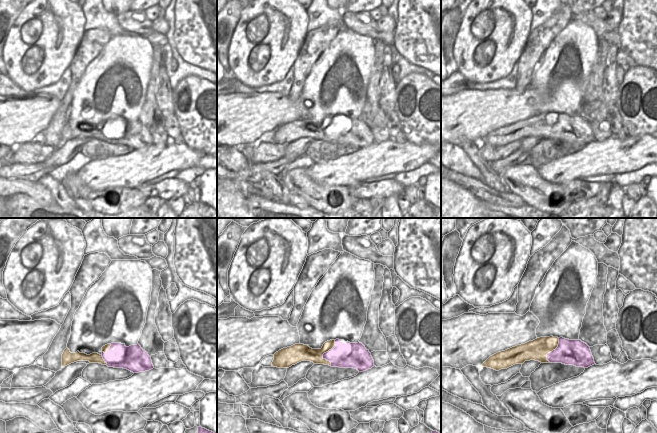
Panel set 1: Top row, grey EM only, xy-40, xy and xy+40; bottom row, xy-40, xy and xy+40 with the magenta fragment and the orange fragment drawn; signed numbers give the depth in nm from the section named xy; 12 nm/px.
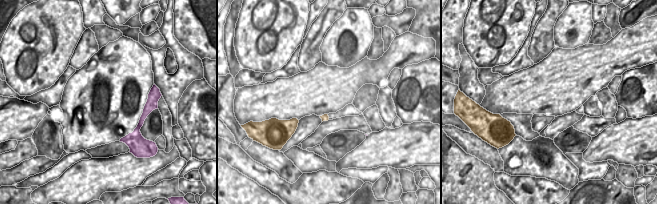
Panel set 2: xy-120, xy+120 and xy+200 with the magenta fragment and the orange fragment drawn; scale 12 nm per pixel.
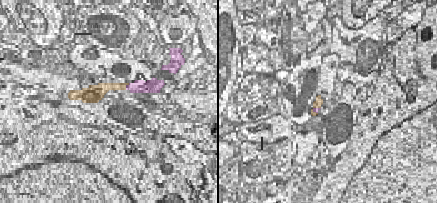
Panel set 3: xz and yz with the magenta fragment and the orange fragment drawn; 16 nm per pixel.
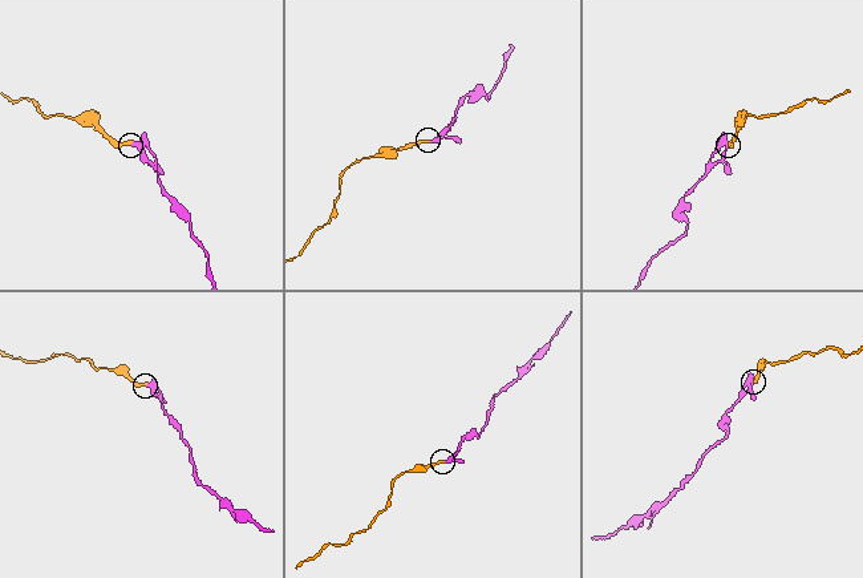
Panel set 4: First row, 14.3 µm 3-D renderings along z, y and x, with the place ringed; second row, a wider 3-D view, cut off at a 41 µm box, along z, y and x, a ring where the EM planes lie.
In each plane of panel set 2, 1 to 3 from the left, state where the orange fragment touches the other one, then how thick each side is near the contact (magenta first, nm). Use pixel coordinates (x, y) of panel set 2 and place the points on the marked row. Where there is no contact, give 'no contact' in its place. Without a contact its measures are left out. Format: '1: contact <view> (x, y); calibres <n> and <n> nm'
1: no contact
2: no contact
3: no contact

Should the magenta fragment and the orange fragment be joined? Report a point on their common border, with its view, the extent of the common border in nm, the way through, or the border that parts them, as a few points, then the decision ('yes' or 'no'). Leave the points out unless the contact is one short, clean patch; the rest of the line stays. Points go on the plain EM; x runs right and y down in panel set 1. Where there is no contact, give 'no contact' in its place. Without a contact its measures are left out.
contact xy (324, 129); length 320 nm; way xy (342, 131), (324, 129), (304, 129); yes

